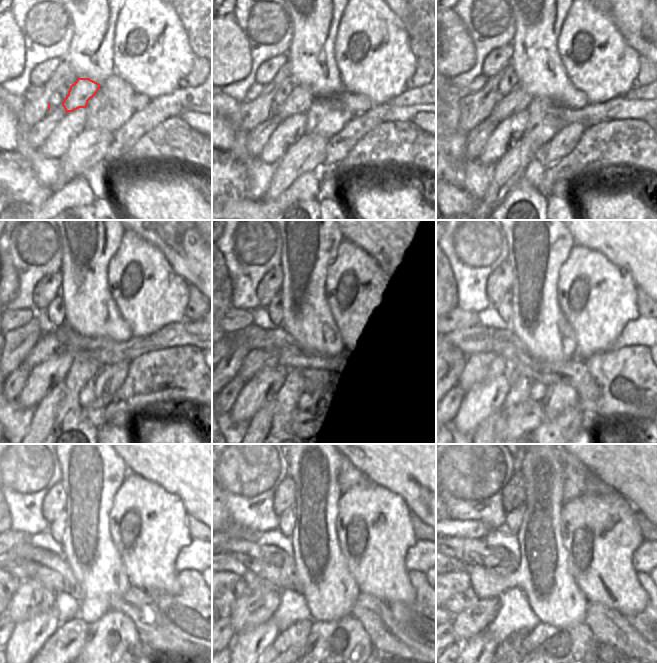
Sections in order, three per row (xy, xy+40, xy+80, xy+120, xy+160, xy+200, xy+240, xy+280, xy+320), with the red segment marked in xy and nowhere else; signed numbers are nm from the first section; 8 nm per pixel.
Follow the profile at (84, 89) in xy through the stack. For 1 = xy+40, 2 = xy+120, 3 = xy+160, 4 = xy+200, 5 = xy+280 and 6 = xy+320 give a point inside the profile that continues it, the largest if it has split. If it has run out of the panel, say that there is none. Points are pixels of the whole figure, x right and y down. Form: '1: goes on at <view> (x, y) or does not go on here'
1: goes on at xy+40 (300, 99)
2: goes on at xy+120 (63, 336)
3: goes on at xy+160 (257, 359)
4: goes on at xy+200 (480, 367)
5: goes on at xy+280 (254, 608)
6: goes on at xy+320 (474, 619)

